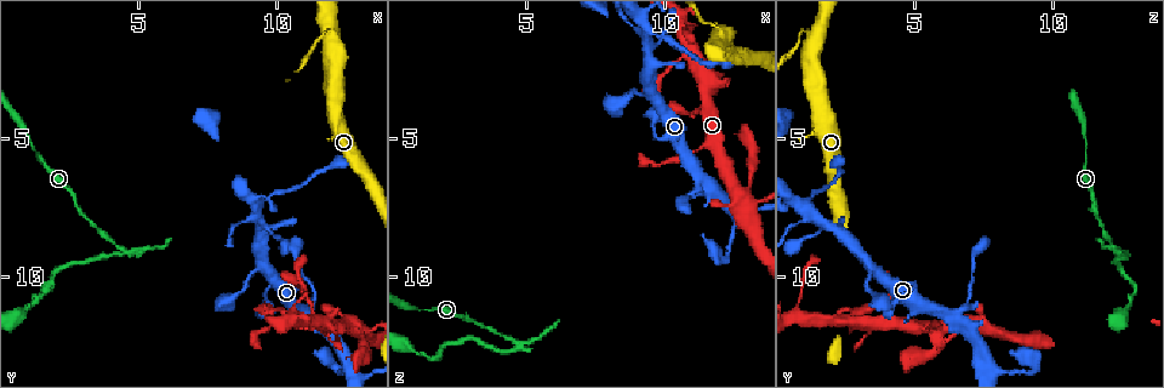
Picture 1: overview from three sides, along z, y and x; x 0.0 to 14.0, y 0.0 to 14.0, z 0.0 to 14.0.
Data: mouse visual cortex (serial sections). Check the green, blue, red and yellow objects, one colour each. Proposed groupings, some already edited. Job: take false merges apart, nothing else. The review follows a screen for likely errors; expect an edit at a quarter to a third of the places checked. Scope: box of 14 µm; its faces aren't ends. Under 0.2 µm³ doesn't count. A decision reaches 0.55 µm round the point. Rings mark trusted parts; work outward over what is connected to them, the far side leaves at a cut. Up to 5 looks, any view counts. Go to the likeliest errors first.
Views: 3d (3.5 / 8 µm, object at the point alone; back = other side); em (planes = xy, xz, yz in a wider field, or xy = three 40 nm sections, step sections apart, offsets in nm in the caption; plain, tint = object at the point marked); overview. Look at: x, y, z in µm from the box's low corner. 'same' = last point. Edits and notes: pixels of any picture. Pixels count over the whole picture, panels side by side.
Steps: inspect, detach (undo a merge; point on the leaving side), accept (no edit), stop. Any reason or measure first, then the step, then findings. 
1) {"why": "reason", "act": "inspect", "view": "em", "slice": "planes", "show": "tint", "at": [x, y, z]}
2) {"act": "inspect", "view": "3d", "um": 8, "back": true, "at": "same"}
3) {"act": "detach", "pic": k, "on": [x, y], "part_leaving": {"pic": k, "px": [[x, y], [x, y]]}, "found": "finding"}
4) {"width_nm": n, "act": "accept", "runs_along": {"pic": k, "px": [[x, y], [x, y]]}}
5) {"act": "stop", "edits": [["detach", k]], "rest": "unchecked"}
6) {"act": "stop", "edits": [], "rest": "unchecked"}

{"act": "inspect", "view": "3d", "um": 8, "at": [4.7, 9.1, 12.5]}

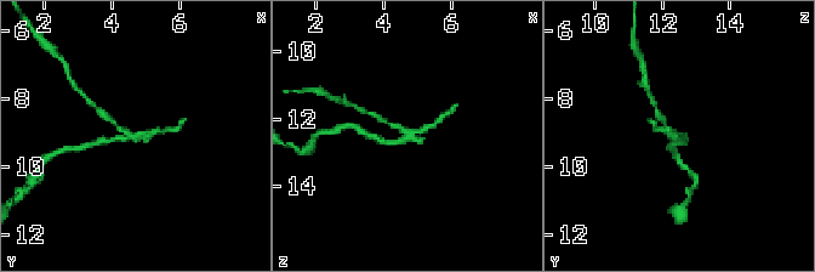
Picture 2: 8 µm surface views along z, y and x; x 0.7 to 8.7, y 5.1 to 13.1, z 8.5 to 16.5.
{"act": "inspect", "view": "em", "slice": "xy", "step": 5, "show": "tint", "at": [4.6, 9.1, 12.6]}

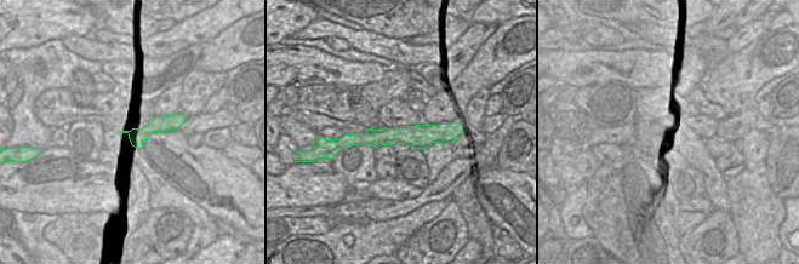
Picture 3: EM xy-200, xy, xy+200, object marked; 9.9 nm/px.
{"width_nm": 240, "act": "detach", "pic": 2, "on": [683, 139], "part_leaving": {"pic": 2, "px": [[406, 135], [383, 142], [360, 130]]}, "found": "a second cell is stuck on"}

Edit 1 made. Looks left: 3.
{"why": "see it whole again", "act": "inspect", "view": "overview"}

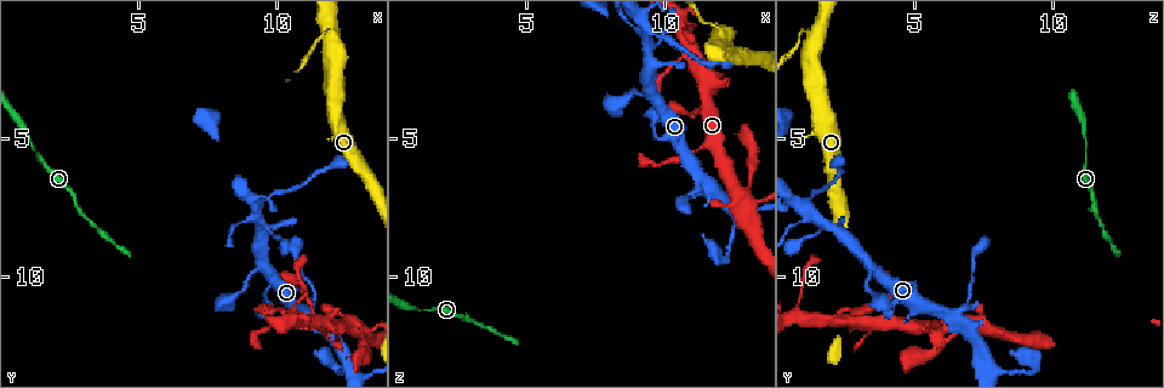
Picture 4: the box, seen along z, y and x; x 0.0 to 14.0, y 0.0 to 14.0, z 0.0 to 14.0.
{"why": "sharp bend", "act": "inspect", "view": "3d", "um": 8, "at": [12.1, 1.4, 1.3]}

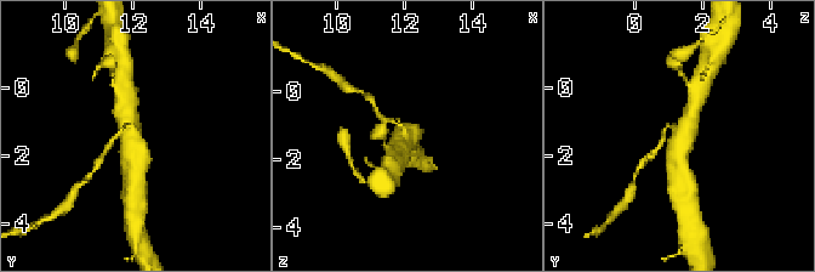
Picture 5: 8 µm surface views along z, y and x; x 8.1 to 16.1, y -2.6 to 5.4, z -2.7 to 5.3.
{"act": "inspect", "view": "em", "slice": "planes", "show": "tint", "at": [12.0, 1.3, 1.3]}

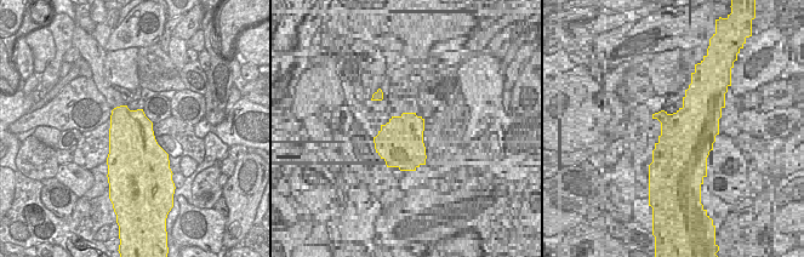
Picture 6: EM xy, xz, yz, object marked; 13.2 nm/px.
{"act": "detach", "pic": 5, "on": [383, 119], "part_leaving": {"pic": 5, "px": [[399, 125], [380, 117], [370, 100]]}, "found": "two cells meet here"}

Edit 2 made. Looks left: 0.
{"act": "stop", "edits": [["detach", 2], ["detach", 5]], "rest": "unchecked"}

